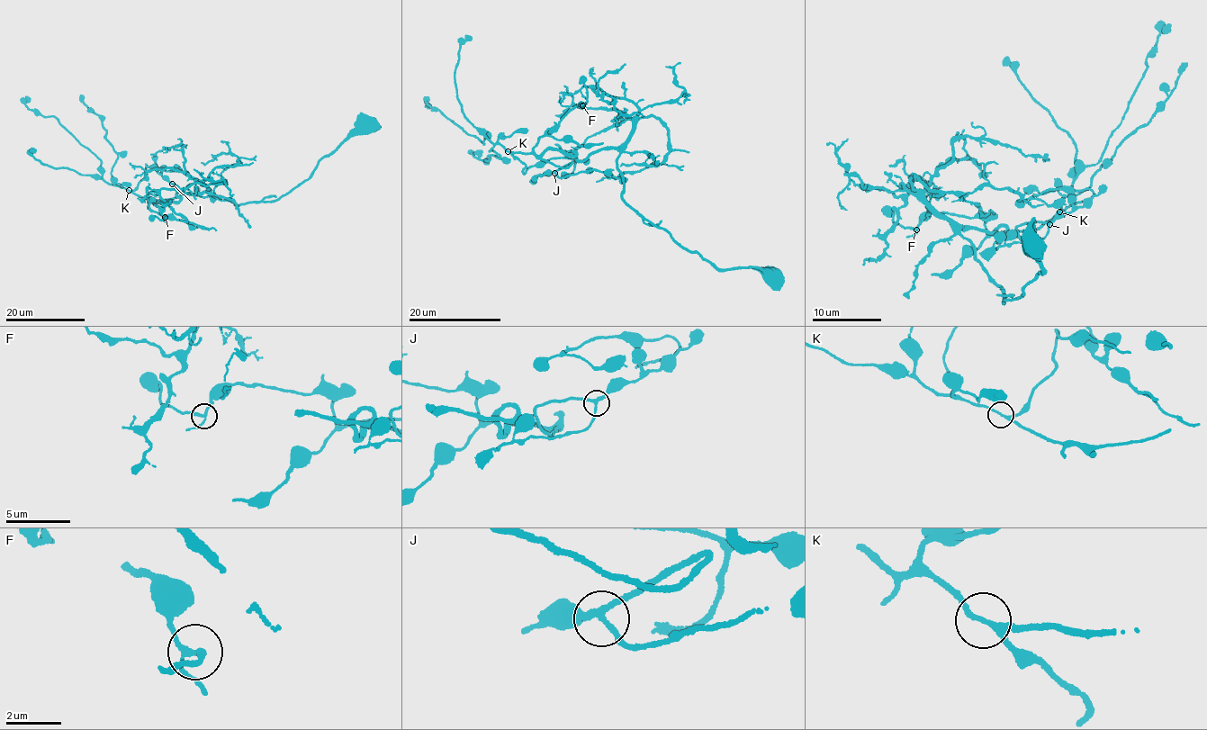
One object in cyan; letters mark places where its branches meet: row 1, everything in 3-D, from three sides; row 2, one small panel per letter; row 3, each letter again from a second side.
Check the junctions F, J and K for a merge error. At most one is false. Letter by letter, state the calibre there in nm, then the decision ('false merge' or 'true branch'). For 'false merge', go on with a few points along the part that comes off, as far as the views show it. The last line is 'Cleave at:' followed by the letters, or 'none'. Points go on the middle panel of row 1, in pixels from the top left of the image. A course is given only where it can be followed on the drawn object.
F: 180 nm thick; true branch
J: 200 nm thick; true branch
K: 180 nm thick; true branch
Cleave at: none

